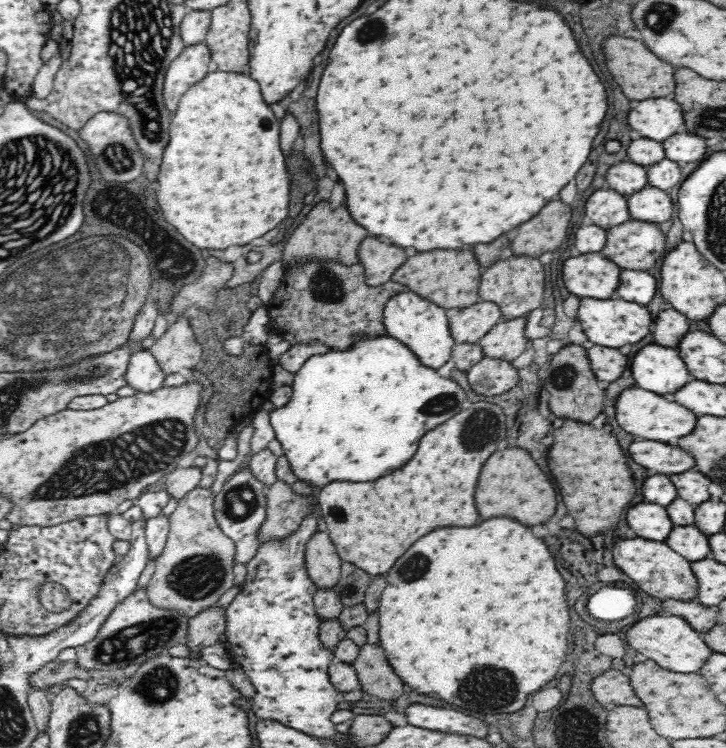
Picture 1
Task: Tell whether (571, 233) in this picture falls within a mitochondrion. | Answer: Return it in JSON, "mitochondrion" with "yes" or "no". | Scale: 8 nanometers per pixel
{"mitochondrion":"no"}

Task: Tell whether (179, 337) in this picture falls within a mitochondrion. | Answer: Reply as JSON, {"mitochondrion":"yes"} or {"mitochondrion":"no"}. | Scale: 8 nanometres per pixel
{"mitochondrion":"no"}

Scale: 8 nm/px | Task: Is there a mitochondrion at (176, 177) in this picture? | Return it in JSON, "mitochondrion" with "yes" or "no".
{"mitochondrion":"no"}

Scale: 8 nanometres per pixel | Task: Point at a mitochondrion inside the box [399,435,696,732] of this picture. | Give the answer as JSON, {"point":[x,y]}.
{"point":[491,687]}

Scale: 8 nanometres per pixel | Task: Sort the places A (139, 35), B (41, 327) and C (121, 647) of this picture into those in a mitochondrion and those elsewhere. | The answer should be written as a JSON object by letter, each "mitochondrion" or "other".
{"A":"mitochondrion","B":"mitochondrion","C":"mitochondrion"}

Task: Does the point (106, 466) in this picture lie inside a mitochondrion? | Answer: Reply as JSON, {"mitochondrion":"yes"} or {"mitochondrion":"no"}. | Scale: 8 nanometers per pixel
{"mitochondrion":"yes"}

